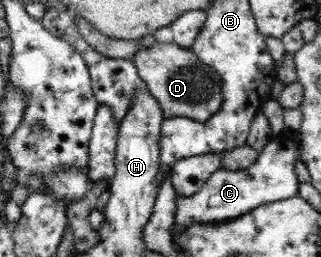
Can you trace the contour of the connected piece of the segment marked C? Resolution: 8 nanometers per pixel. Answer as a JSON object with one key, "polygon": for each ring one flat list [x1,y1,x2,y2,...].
{"polygon":[[285,130,280,135,272,136,266,142,254,164,248,168,215,170,196,194,178,195,176,198,176,214,174,214,174,224,171,230,172,239,182,239,186,234,186,226,194,222,229,221,238,215,254,210,257,206,295,197,298,194,300,180,294,171,294,162,300,159,300,154,300,134]]}

